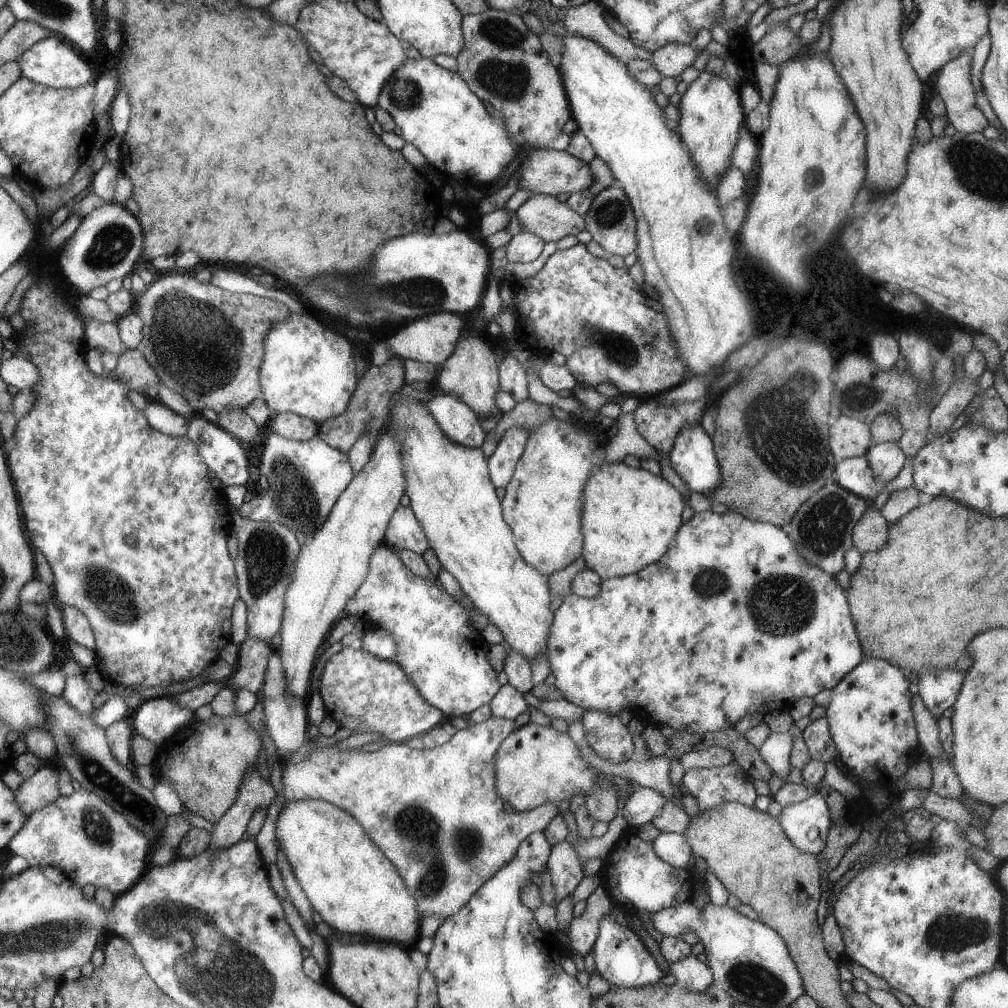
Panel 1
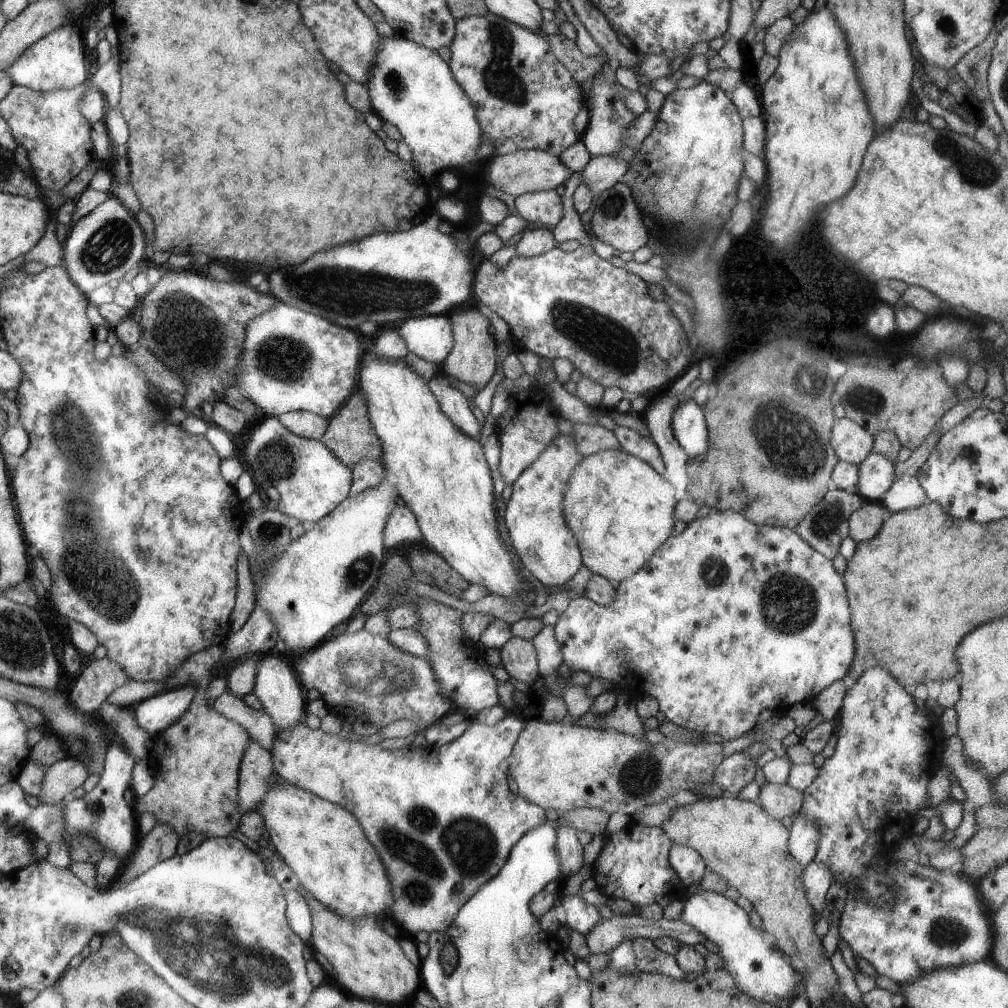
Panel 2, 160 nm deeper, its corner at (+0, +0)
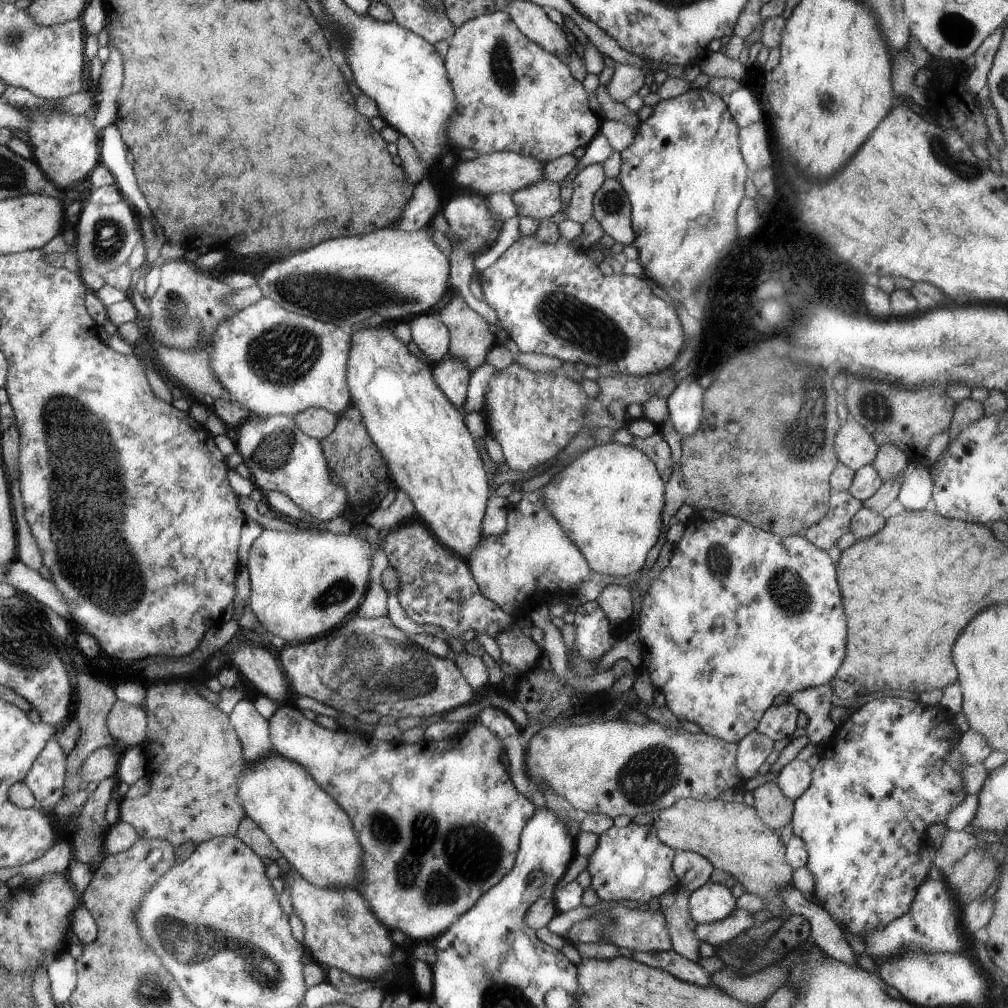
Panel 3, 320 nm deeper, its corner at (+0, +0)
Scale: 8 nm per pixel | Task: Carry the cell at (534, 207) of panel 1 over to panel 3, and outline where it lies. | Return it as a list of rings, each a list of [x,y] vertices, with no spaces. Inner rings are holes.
[[[542,179],[540,182],[514,191],[514,194],[511,194],[511,197],[516,205],[517,214],[519,216],[531,216],[533,219],[539,221],[548,220],[562,208],[560,185],[558,185],[557,182],[546,179]]]

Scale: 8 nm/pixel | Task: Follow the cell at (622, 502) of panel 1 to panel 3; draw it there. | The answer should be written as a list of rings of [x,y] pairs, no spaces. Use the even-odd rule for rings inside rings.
[[[612,441],[596,445],[562,466],[542,488],[545,508],[558,521],[567,537],[580,549],[594,572],[628,576],[642,571],[646,556],[658,542],[665,503],[665,482],[655,462],[634,445]]]

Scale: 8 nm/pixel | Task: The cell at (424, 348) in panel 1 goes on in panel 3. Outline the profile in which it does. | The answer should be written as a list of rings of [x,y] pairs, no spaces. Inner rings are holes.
[[[438,310],[419,314],[408,323],[412,340],[431,365],[439,363],[449,355],[449,328],[442,322]]]

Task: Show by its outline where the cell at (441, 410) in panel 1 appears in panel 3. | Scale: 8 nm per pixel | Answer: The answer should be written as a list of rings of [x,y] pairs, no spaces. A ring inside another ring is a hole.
[[[446,356],[444,360],[433,365],[436,384],[458,408],[464,406],[471,370],[459,358]]]

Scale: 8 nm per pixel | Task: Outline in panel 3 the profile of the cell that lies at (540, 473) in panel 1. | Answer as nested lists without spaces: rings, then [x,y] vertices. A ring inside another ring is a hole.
[[[542,490],[522,494],[522,500],[508,512],[504,534],[488,535],[479,547],[475,548],[476,552],[466,560],[480,592],[514,618],[519,616],[522,609],[548,592],[564,592],[564,594],[577,592],[578,586],[592,574],[592,569],[580,549],[567,537],[558,521],[545,508]]]

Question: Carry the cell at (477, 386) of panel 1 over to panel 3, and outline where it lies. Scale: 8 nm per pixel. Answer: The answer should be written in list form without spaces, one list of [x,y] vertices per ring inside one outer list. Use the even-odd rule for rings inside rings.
[[[458,292],[442,303],[438,312],[449,328],[449,356],[463,360],[471,372],[486,363],[494,340],[498,340],[490,332],[488,322],[468,308],[464,297]]]

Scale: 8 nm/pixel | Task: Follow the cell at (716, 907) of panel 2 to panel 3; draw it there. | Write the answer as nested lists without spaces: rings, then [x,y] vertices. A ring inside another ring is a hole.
[[[712,880],[692,891],[689,896],[689,911],[700,923],[714,923],[726,919],[736,908],[736,898],[731,887]]]

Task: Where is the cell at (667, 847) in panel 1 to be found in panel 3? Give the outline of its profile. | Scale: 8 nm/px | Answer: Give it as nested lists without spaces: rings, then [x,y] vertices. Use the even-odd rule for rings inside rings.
[[[675,851],[672,866],[680,886],[690,892],[710,881],[714,870],[706,857],[692,851]]]

